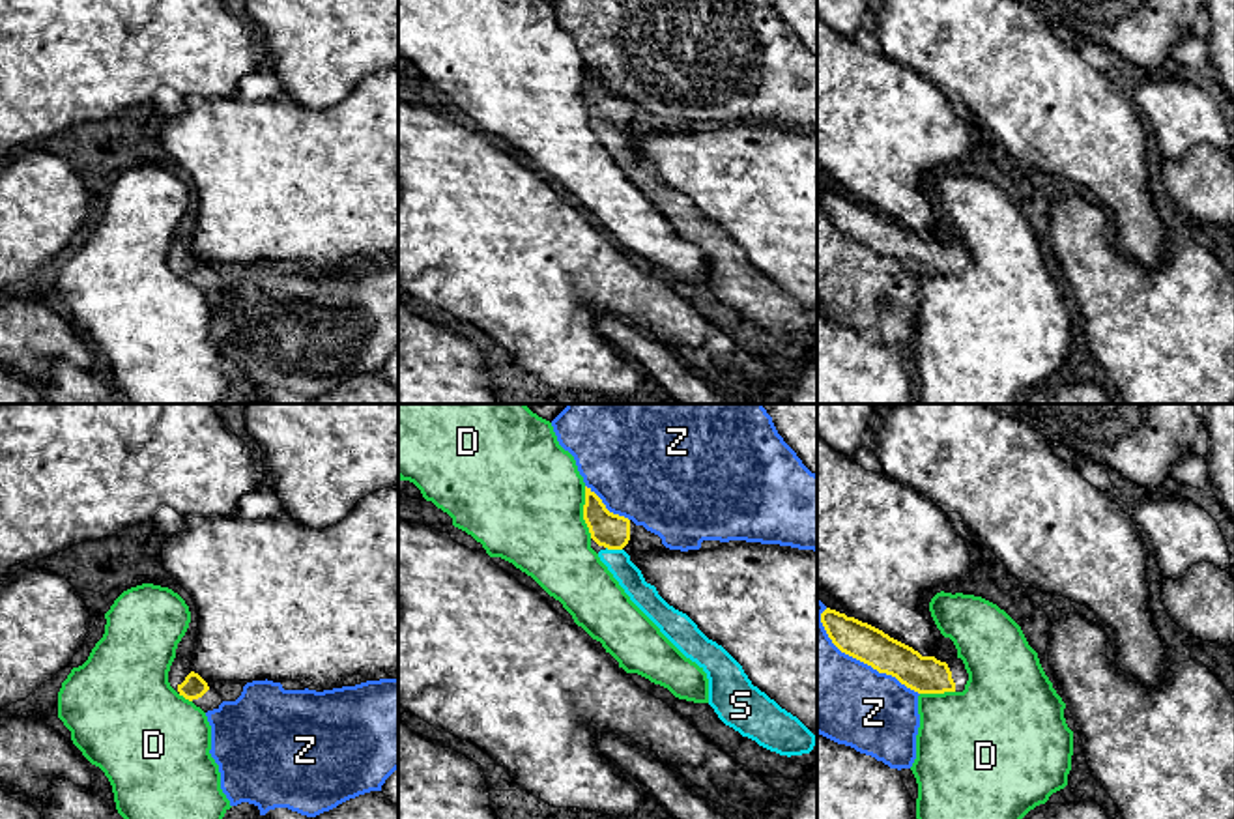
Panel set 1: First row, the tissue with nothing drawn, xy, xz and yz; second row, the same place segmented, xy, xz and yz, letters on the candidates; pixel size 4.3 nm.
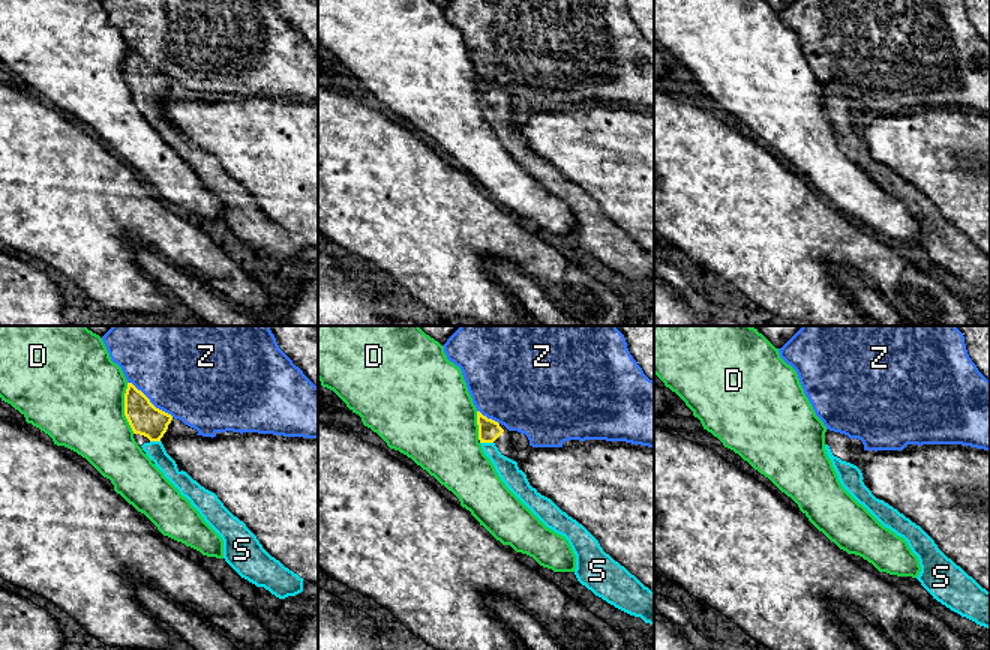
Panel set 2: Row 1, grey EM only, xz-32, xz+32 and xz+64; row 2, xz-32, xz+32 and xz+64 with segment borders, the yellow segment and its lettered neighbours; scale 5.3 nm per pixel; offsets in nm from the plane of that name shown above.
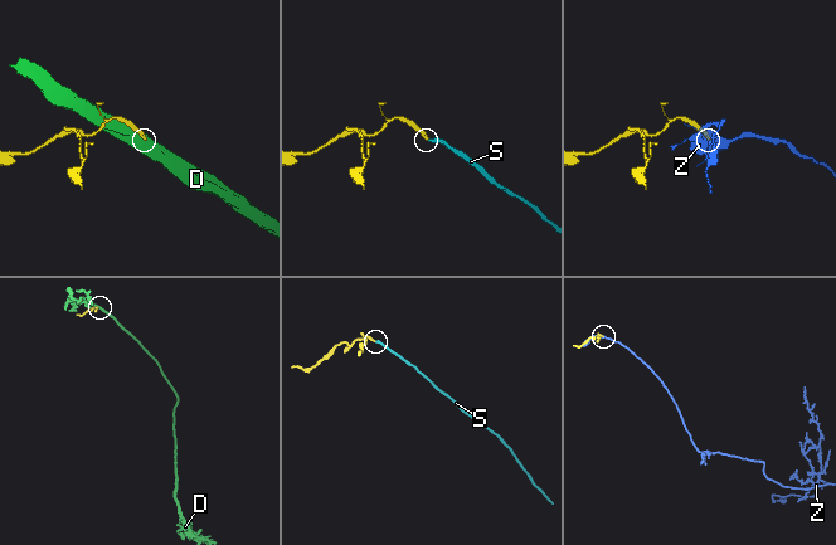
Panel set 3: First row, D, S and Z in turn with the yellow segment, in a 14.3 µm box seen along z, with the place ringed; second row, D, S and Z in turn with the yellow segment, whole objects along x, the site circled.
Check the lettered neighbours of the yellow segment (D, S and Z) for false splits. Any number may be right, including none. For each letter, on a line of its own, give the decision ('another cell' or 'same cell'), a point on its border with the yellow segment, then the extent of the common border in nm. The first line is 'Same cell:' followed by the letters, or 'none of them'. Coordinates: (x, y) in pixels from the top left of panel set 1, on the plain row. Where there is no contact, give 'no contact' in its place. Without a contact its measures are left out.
Same cell: S
D: another cell; contact xz (584, 94); length 220 nm
S: same cell; contact xz (614, 129); length 70 nm
Z: another cell; contact yz (862, 242); length 550 nm

